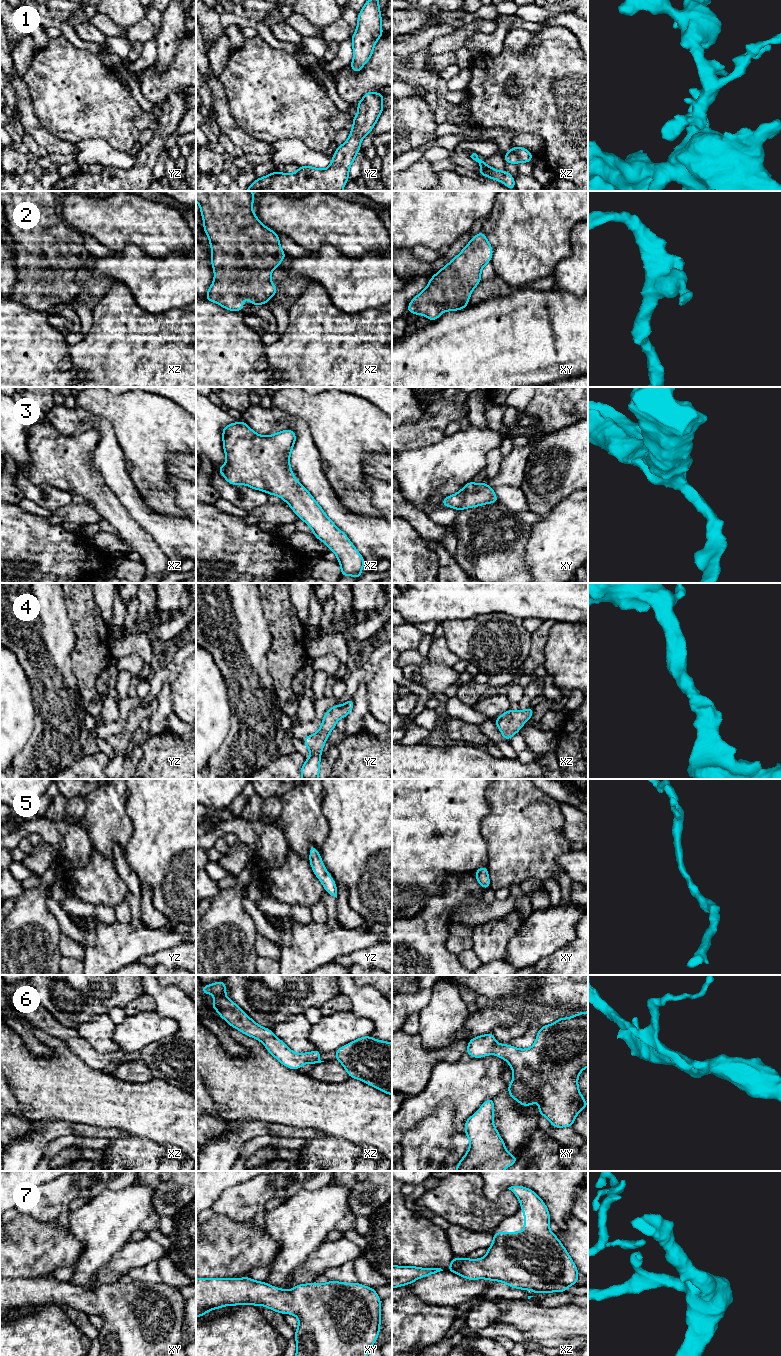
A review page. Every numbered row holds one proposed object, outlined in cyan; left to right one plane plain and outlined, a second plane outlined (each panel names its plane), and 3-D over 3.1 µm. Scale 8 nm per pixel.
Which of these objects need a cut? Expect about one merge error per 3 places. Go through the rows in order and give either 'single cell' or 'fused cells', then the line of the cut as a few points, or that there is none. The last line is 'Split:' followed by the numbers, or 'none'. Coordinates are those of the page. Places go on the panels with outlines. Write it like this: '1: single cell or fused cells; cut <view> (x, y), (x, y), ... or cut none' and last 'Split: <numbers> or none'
1: single cell; cut none
2: single cell; cut none
3: single cell; cut none
4: single cell; cut none
5: single cell; cut none
6: single cell; cut none
7: single cell; cut none
Split: none

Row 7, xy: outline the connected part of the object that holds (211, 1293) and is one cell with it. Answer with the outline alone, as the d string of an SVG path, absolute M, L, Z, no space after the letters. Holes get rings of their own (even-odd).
M250 1277L196 1278L196 1317L227 1305L263 1305L274 1312L292 1314L299 1319L295 1331L295 1356L368 1356L380 1333L381 1299L374 1288L358 1283L298 1284L291 1290L270 1286Z

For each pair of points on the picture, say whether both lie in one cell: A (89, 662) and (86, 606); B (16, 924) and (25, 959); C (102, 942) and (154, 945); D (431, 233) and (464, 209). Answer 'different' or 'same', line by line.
A: same
B: same
C: same
D: same

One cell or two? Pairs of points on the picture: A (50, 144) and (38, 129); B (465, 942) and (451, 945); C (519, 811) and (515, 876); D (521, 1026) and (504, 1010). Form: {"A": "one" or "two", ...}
{"A": "one", "B": "one", "C": "one", "D": "two"}

